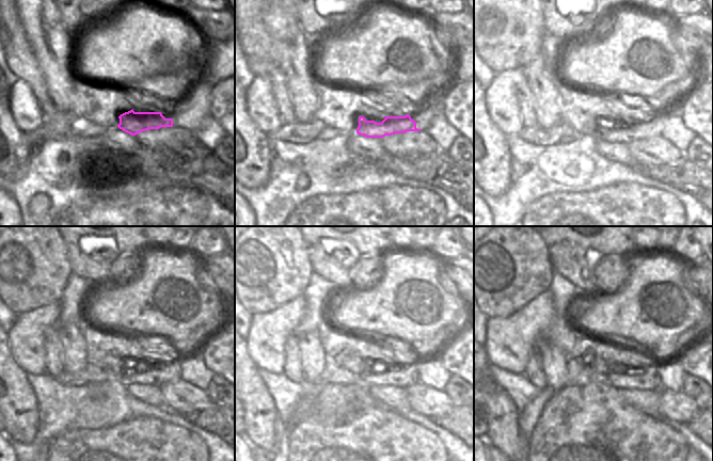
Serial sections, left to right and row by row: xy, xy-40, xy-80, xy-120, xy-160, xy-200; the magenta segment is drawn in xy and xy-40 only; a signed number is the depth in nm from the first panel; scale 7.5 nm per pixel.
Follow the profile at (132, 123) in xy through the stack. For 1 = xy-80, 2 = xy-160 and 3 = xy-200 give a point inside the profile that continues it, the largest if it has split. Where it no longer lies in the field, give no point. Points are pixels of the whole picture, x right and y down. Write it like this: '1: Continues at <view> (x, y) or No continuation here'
1: Continues at xy-80 (639, 128)
2: Continues at xy-160 (406, 375)
3: Continues at xy-200 (621, 378).

